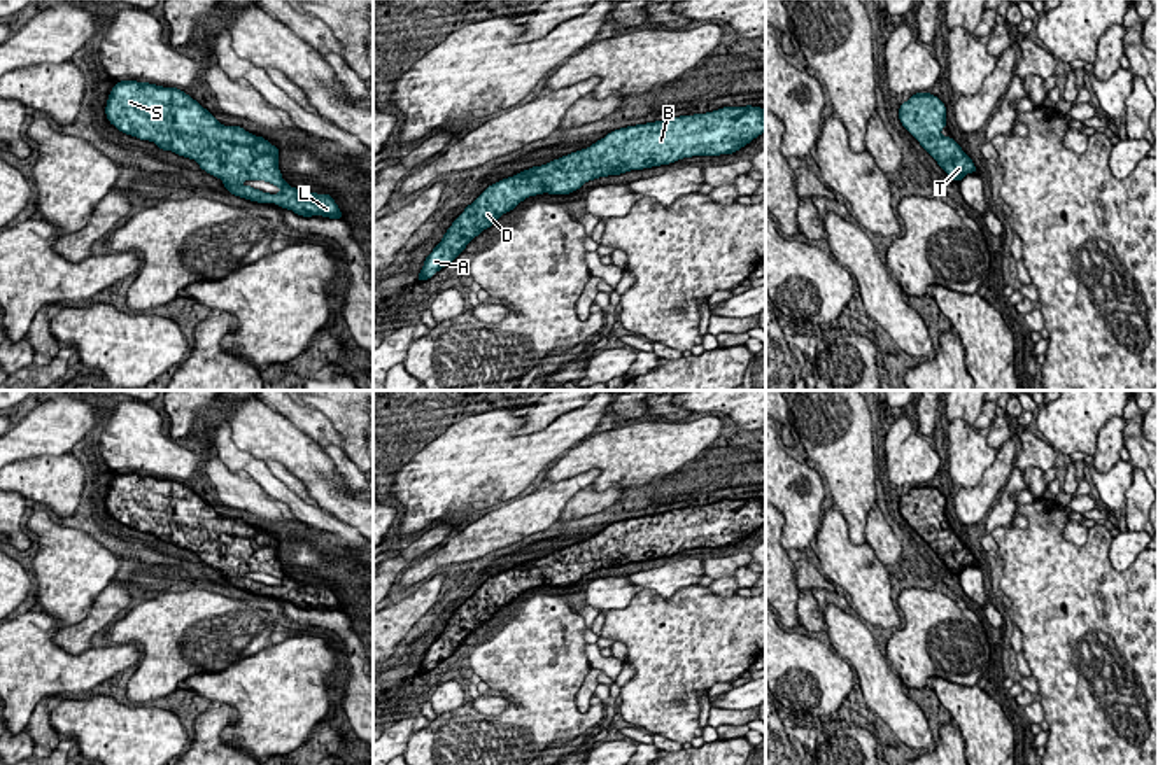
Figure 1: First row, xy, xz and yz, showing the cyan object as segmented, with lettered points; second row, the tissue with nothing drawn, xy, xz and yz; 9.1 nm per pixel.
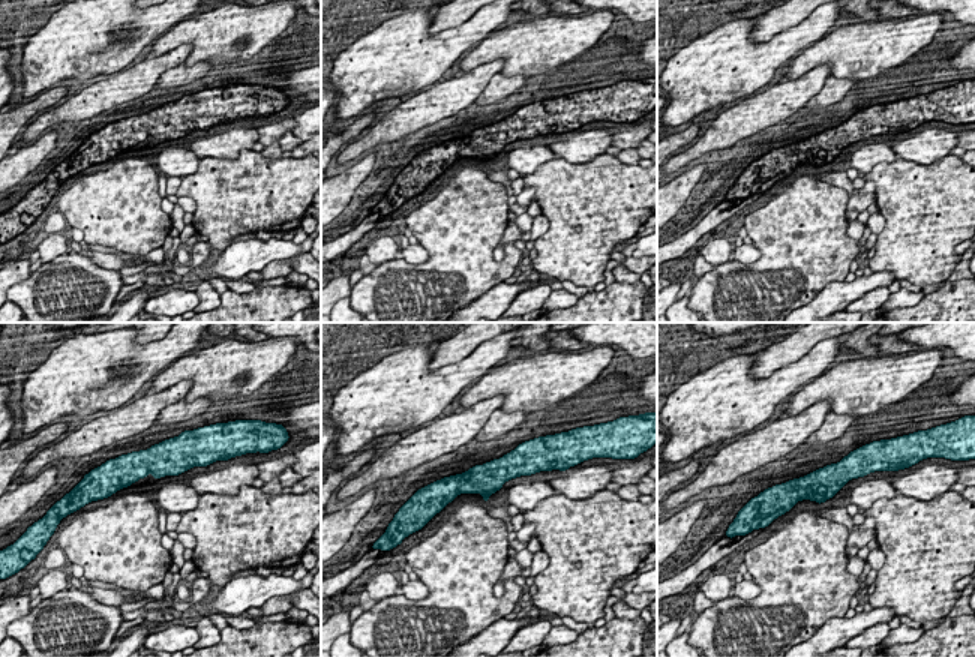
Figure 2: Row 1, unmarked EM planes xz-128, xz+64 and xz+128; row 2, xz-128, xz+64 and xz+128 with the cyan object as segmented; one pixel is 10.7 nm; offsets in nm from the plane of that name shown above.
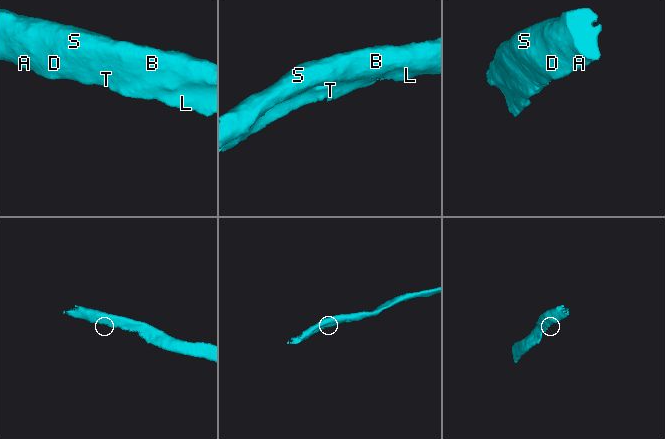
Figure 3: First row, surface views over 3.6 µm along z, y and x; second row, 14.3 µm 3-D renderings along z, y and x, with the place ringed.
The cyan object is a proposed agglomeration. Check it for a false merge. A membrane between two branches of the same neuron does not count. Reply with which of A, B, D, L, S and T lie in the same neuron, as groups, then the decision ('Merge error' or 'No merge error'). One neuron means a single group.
Groups: A B D L S T. No merge error

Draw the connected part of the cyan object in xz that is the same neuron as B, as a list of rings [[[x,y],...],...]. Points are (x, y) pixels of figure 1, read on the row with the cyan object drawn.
[[[752,105],[615,130],[587,149],[489,186],[426,257],[417,282],[433,278],[436,271],[454,263],[475,236],[529,196],[543,193],[562,196],[599,177],[669,165],[692,156],[732,154],[764,131],[766,109]]]

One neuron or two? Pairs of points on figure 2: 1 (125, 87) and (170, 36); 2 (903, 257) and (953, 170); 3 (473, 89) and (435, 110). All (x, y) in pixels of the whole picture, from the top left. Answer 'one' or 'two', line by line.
1: two
2: one
3: one

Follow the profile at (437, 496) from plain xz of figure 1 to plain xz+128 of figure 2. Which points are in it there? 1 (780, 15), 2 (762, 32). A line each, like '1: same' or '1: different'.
1: different
2: different

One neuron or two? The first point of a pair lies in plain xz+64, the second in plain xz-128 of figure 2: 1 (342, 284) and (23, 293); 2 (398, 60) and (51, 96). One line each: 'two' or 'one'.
1: two
2: two

